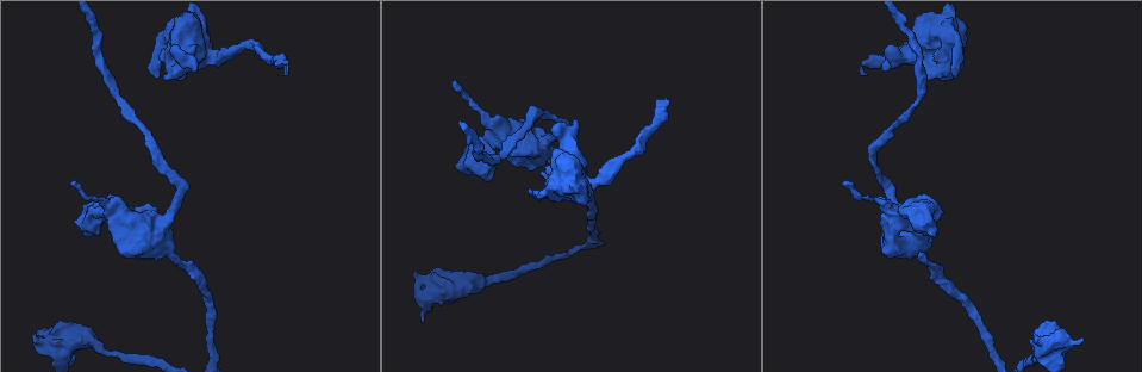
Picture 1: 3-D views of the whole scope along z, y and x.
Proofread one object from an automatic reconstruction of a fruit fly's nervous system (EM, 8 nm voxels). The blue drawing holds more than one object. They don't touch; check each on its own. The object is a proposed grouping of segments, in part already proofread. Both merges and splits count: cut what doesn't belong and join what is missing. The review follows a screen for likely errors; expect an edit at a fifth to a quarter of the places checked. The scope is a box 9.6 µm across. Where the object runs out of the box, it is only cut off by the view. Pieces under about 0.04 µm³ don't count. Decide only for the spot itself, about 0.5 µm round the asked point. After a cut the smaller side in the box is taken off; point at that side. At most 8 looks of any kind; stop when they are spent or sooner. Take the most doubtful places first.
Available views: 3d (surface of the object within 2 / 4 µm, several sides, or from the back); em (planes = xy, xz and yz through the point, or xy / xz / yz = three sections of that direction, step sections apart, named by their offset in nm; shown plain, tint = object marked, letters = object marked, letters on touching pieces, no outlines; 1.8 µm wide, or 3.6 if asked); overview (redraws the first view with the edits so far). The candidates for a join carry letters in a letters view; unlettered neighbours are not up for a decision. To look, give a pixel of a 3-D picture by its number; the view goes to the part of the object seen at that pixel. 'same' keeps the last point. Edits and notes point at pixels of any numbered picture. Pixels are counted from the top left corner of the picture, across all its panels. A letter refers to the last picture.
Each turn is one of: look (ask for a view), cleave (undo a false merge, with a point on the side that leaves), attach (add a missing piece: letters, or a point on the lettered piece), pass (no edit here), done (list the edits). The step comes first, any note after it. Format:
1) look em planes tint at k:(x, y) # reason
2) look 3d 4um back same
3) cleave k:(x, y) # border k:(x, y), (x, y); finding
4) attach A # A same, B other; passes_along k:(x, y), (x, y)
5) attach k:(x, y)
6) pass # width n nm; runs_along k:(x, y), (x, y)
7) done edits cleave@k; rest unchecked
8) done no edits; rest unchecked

look 3d 4um at 1:(864, 75)

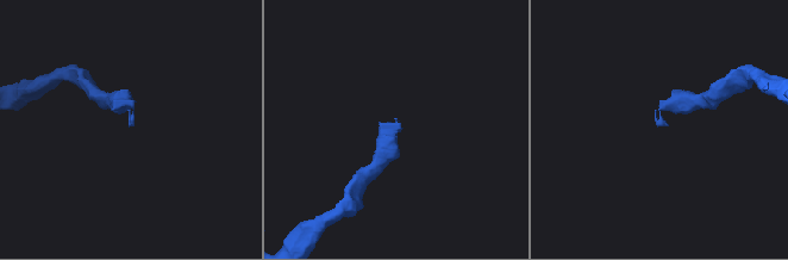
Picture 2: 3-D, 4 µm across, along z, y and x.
look em yz step 8 letters at 2:(665, 125)

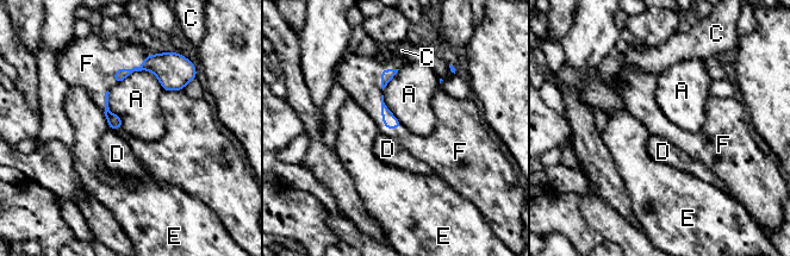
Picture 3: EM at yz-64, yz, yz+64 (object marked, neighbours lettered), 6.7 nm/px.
attach 3:(89, 64) # A other, C other, D other, E other, F same; the cell continues

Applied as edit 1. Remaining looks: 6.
look overview

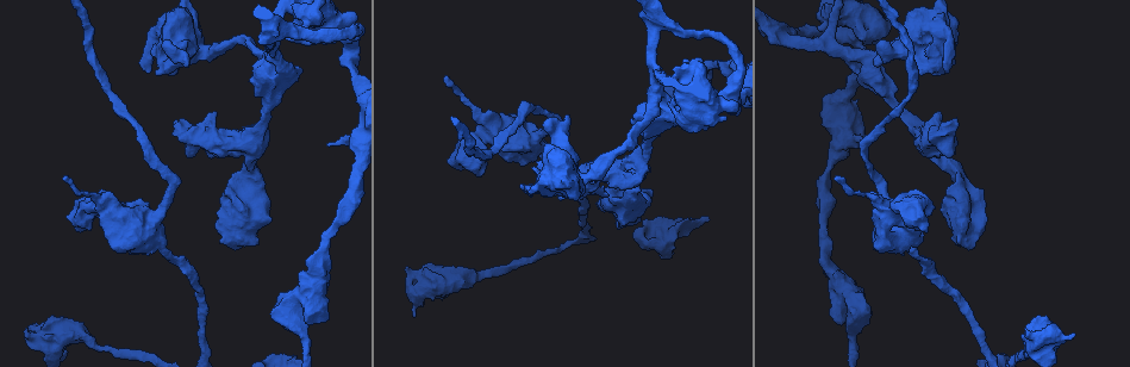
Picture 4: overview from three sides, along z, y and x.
look em planes letters at 4:(407, 266) # thick end

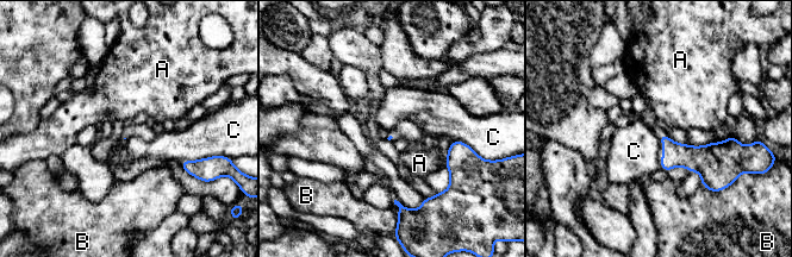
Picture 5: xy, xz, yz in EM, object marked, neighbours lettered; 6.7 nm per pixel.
pass # A other, B other, C other; border 5:(204, 157), (186, 160), (180, 163); no lettered piece goes on from it

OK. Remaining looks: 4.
look 3d 2um at 4:(566, 114) # stops while still wide

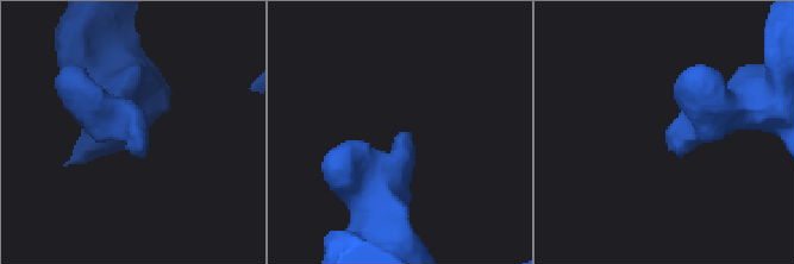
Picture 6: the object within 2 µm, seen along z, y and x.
look em 3.6um xy step 4 letters at 6:(405, 135)

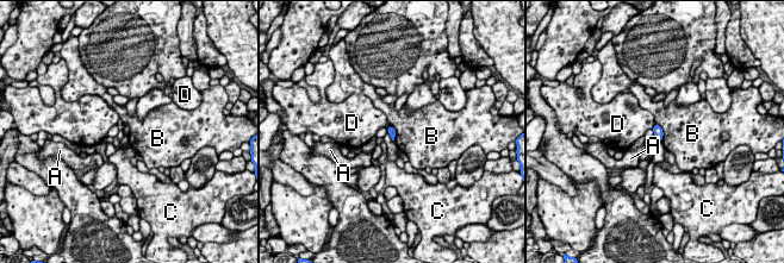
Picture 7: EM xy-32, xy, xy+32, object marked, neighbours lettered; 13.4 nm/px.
look em 3.6um planes letters same # cut it another way

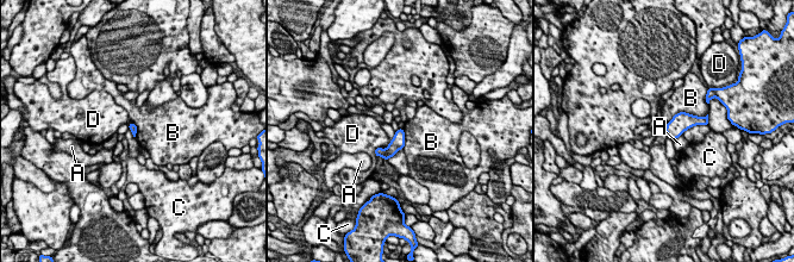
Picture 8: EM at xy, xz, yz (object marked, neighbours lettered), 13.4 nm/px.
pass # longest_contact B 550 nm; A other, B other, C other, D other; border 8:(705, 117), (677, 112), (667, 123); no lettered piece goes on from it

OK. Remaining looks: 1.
done edits attach@3; rest unchecked

